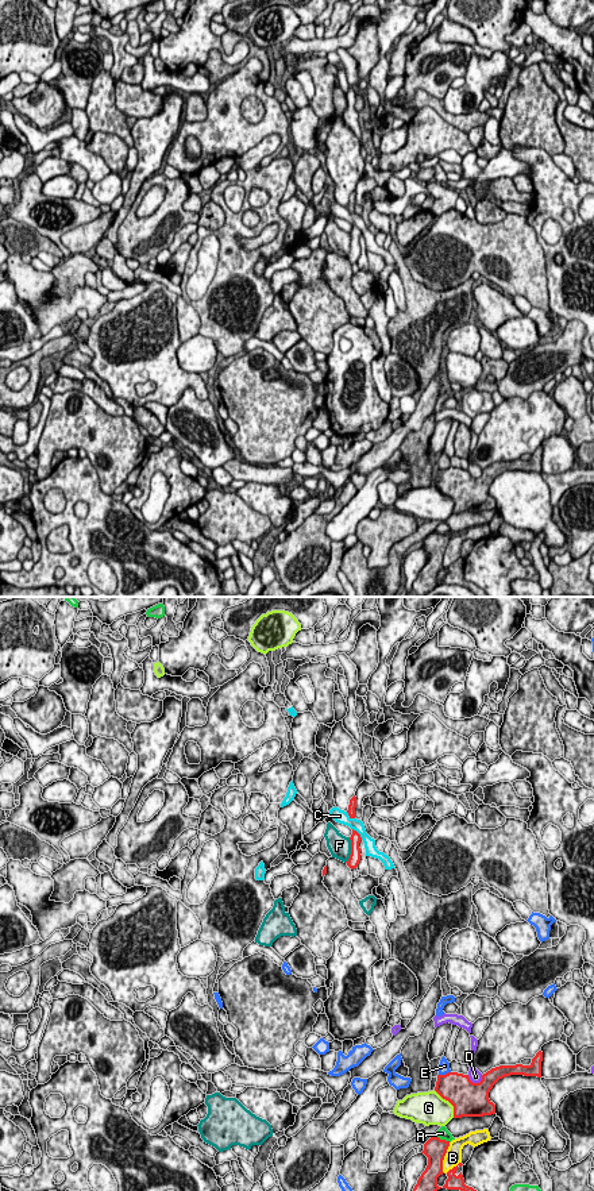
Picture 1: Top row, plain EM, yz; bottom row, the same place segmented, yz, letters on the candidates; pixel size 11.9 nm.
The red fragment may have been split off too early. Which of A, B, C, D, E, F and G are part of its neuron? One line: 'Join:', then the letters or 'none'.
Join: none

